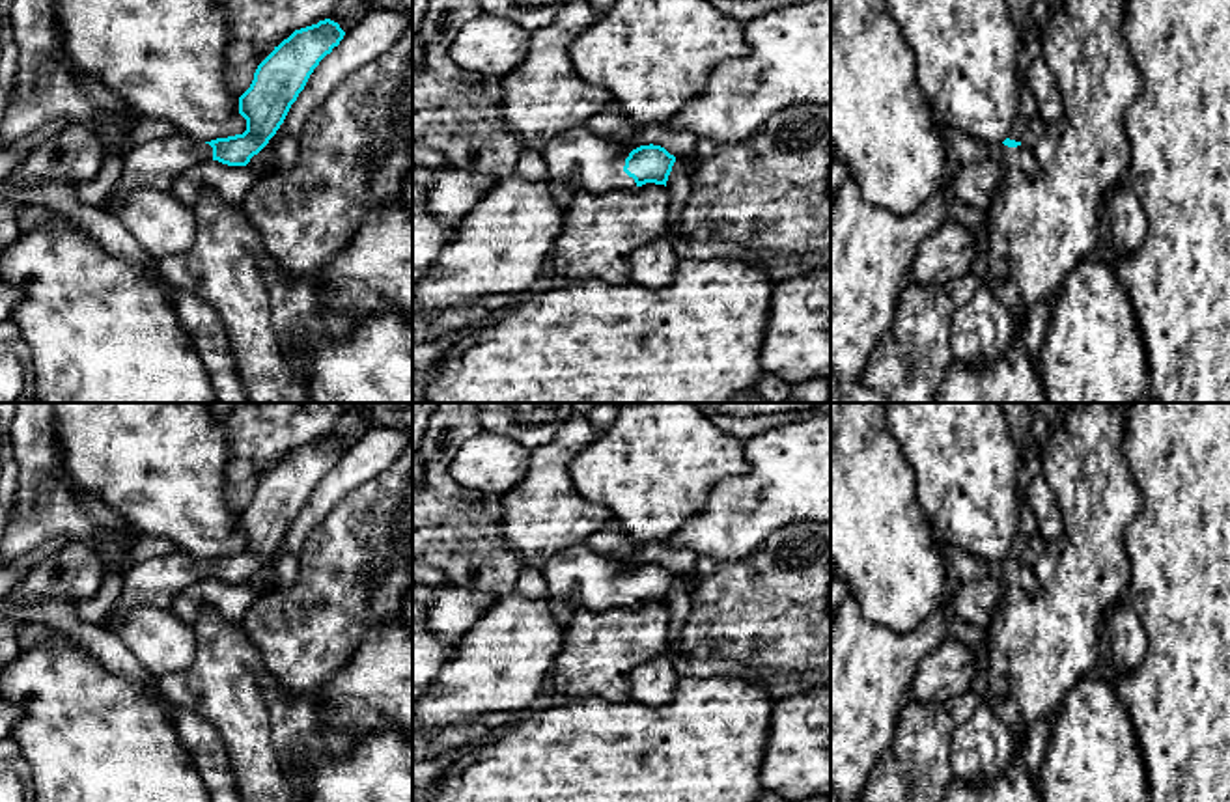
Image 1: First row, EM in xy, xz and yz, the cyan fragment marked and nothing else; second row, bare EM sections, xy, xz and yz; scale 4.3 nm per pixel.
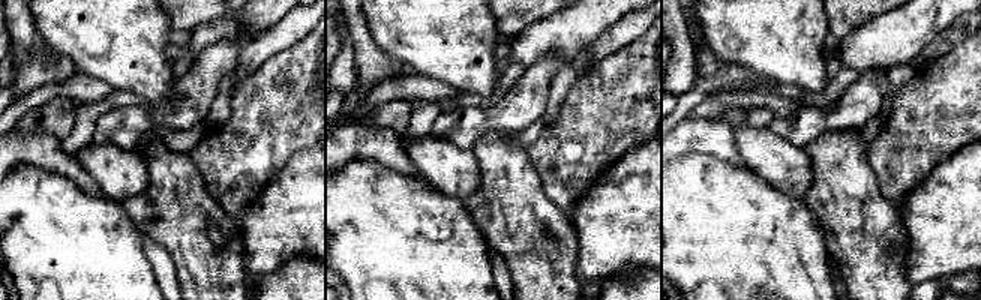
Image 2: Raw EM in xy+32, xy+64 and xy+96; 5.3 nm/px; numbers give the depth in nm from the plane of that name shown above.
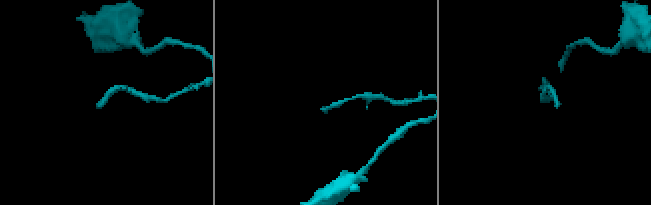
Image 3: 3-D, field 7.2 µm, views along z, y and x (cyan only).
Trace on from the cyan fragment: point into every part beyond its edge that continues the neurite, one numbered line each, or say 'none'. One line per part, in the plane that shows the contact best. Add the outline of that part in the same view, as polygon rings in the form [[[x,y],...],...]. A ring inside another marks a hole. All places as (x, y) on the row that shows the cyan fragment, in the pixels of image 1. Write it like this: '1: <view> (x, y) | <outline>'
1: xz (579, 157) | [[[584,125],[558,134],[547,144],[543,155],[549,164],[549,179],[564,181],[575,192],[608,194],[636,187],[635,179],[623,172],[629,153]]]

